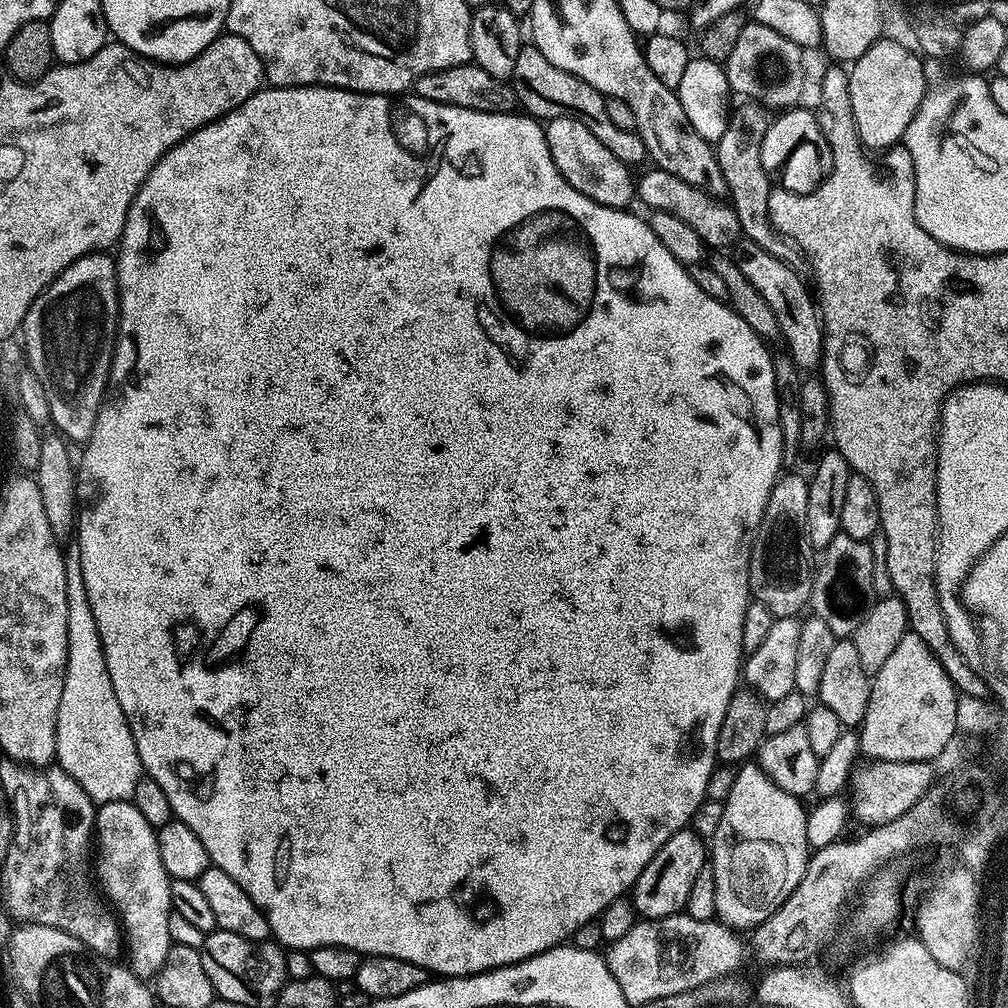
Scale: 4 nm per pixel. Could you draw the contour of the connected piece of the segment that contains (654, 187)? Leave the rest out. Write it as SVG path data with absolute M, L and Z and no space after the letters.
M653 167L651 171L638 180L638 200L641 200L648 210L676 215L712 250L727 249L741 235L736 212L731 206L723 208L720 205L723 203L706 195L702 189L690 186L690 182L682 182L682 178L674 178L674 174L663 172L661 168Z

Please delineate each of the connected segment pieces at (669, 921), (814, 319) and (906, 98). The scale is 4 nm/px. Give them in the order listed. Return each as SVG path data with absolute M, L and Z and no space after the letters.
M687 914L667 916L661 920L637 919L636 925L623 938L611 941L607 945L606 959L610 974L614 974L614 982L618 982L618 990L626 998L629 1006L643 1006L646 1002L654 1002L654 998L666 998L666 994L682 994L682 990L697 988L711 980L724 980L731 972L740 968L744 960L744 944L737 933L719 919L695 920Z
M745 238L737 239L731 245L730 258L736 263L738 270L742 270L746 278L750 278L754 290L758 290L758 294L762 294L762 298L766 298L766 303L773 308L775 316L778 317L780 335L785 341L788 339L787 355L792 363L801 370L819 369L824 355L825 338L822 316L813 293L812 296L808 293L803 278L799 276L801 273Z
M881 38L851 65L848 72L850 106L854 110L854 122L865 149L887 150L903 141L904 132L910 126L926 91L924 63L917 53L897 42Z

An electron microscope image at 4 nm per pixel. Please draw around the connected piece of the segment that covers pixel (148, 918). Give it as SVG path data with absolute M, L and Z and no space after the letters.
M131 800L102 804L96 809L94 876L103 895L118 913L126 956L128 952L127 963L132 973L141 978L155 977L162 970L173 946L170 938L172 880L158 854L156 829L146 822L146 818L142 818L142 813Z

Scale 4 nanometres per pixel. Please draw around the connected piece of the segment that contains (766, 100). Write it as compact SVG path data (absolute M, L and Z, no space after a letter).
M745 23L726 62L728 84L736 96L744 96L740 98L747 98L765 109L787 110L797 107L804 96L804 56L805 49L790 42L789 38L782 37L769 26Z

